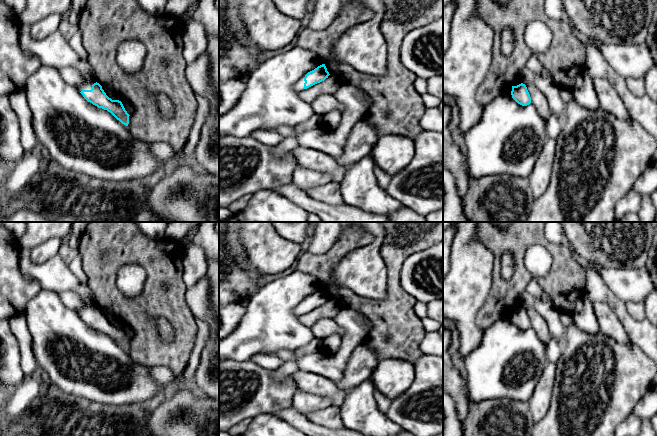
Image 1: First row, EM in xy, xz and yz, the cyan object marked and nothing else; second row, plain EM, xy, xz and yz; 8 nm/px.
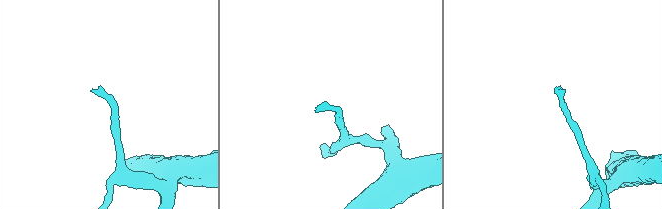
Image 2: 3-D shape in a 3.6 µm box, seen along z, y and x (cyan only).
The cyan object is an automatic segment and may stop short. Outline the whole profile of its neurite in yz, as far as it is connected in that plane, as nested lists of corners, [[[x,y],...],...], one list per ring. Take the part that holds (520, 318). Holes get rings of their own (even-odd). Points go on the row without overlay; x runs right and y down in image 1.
[[[521,307],[517,310],[512,310],[512,322],[520,329],[527,330],[531,327],[531,321],[525,308]]]

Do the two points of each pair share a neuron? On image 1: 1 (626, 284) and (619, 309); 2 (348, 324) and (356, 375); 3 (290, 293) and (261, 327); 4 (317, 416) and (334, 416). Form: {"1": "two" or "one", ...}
{"1": "two", "2": "two", "3": "one", "4": "one"}

